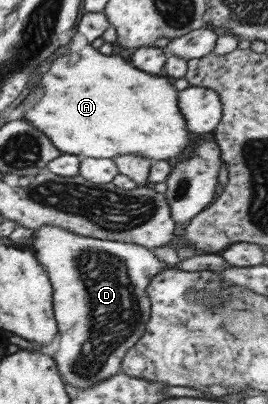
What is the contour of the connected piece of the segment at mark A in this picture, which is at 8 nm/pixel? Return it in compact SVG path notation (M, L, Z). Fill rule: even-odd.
M89 44L82 47L78 52L69 52L68 55L54 58L54 63L50 65L50 71L42 71L38 78L38 85L42 85L44 93L37 98L34 105L30 105L28 109L23 111L23 120L31 123L38 131L41 131L50 143L58 149L62 154L77 155L80 158L96 158L96 159L113 159L117 155L137 155L147 157L149 160L155 161L170 161L169 159L176 159L176 156L181 157L190 149L190 132L188 131L186 122L183 121L182 114L177 106L177 93L174 86L171 84L171 79L166 75L152 75L144 73L135 67L132 67L127 58L123 55L104 55L100 54L96 49L93 49Z

